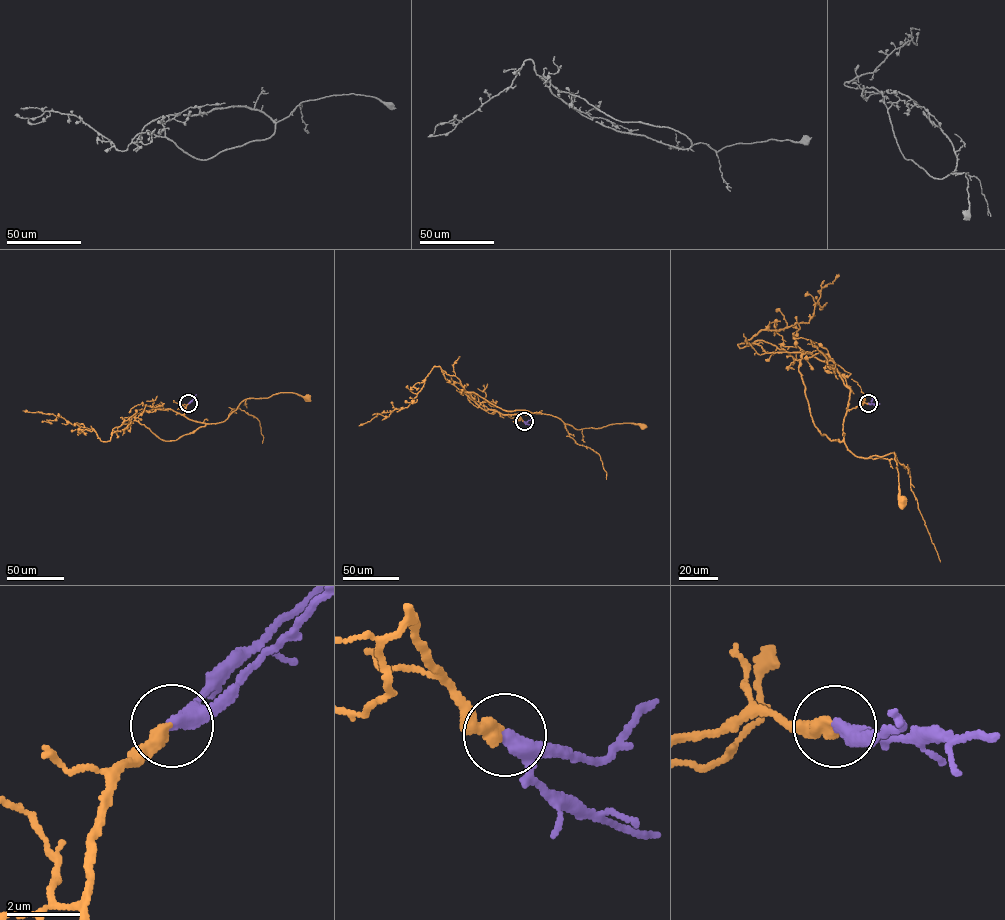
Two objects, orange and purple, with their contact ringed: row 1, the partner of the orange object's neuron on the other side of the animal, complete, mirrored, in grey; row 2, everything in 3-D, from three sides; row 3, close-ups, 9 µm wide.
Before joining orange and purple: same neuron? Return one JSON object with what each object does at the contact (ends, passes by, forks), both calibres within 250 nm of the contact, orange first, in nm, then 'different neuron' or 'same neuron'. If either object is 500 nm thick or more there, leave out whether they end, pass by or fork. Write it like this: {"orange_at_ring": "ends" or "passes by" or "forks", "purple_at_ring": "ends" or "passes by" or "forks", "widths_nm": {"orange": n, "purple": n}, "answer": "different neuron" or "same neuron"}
{"orange_at_ring": "ends", "purple_at_ring": "passes by", "widths_nm": {"orange": 400, "purple": 320}, "answer": "same neuron"}

